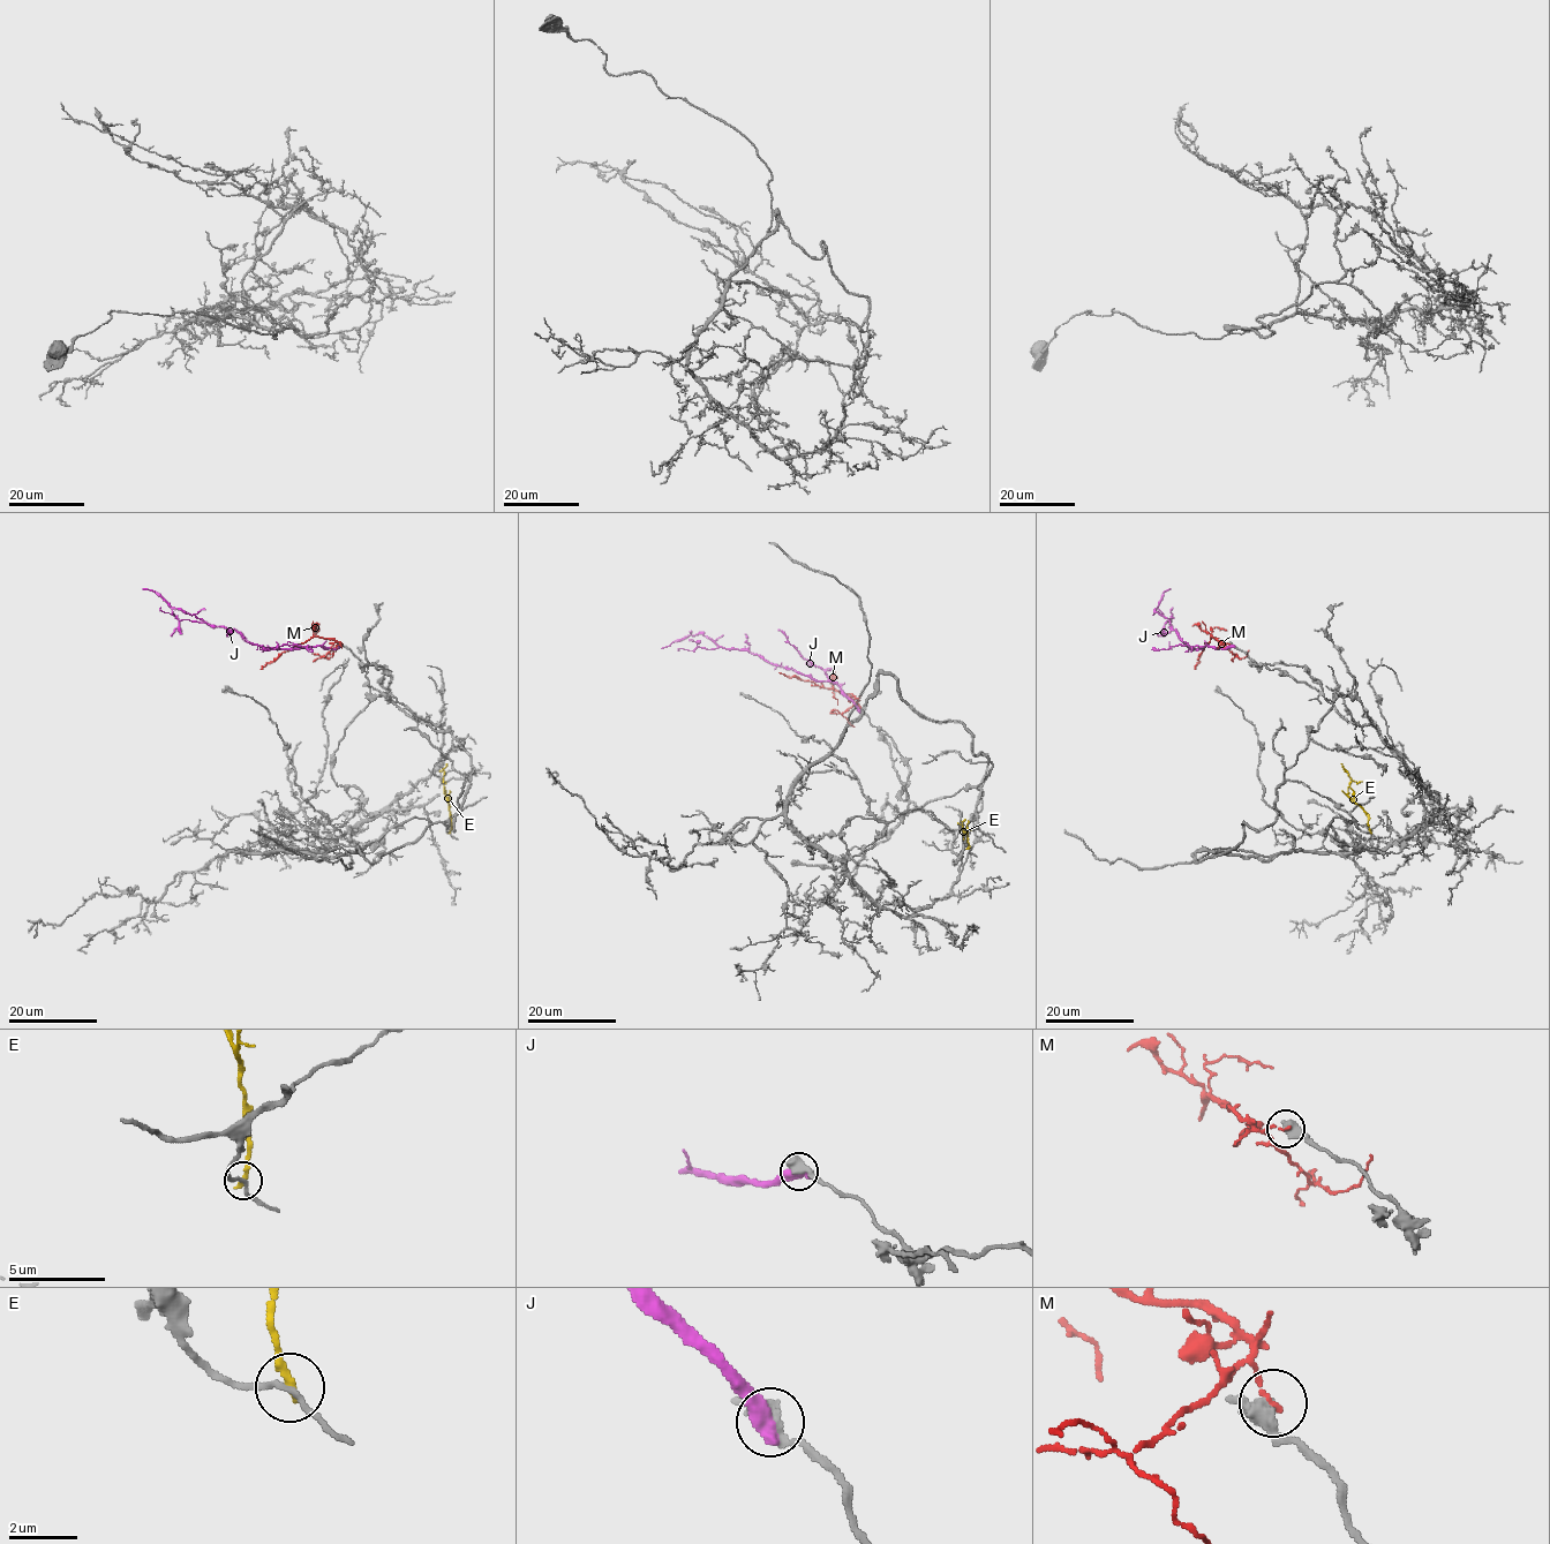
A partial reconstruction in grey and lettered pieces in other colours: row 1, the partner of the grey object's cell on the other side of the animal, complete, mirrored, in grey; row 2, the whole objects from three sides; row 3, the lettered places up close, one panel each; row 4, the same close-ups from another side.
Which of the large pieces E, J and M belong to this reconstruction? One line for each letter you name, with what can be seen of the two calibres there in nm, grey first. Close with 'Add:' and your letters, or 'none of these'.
Add: none of these

